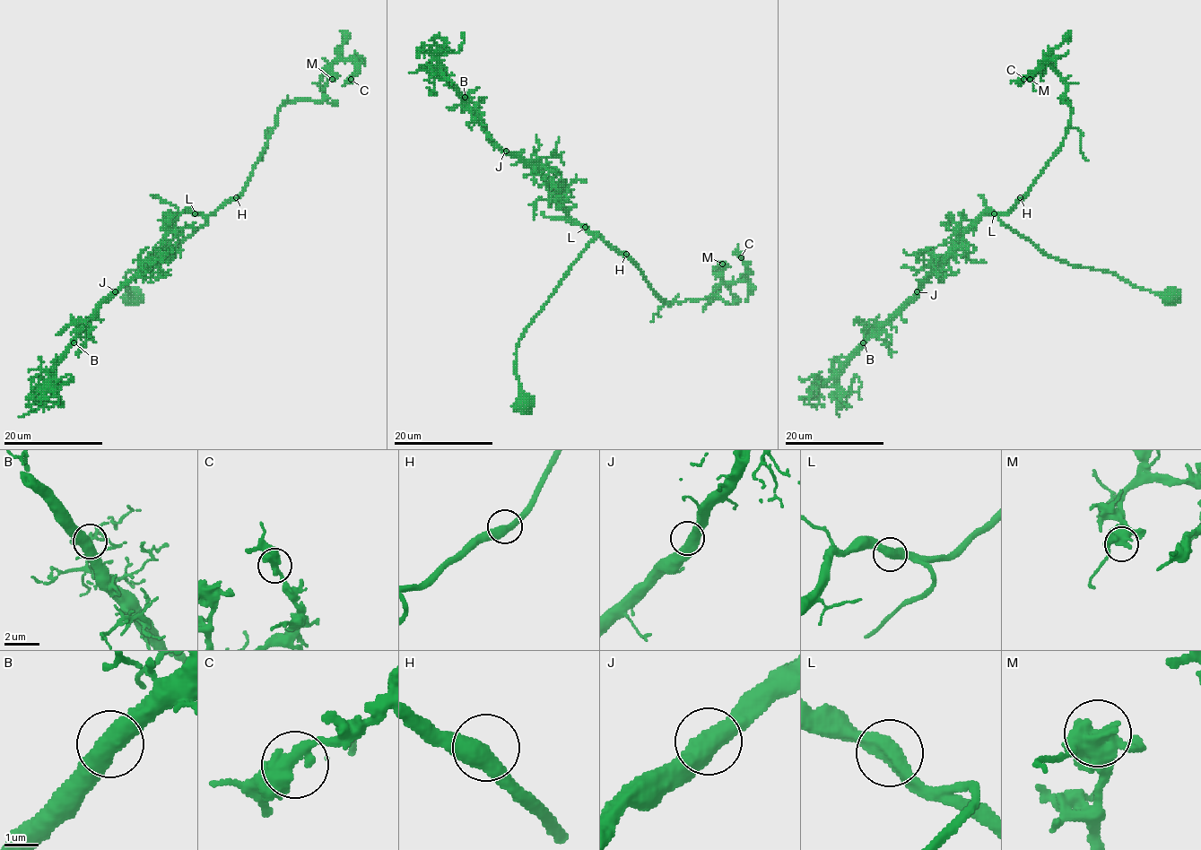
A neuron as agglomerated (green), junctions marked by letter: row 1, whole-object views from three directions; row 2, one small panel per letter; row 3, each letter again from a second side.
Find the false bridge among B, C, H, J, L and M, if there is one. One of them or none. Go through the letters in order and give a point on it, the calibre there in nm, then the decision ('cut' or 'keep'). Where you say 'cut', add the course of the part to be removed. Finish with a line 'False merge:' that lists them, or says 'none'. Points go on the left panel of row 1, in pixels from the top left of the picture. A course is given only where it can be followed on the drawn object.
B: at (73, 342); 500 nm thick; keep
C: at (351, 79); 480 nm thick; keep
H: at (236, 197); 480 nm thick; keep
J: at (115, 291); 550 nm thick; keep
L: at (195, 213); 480 nm thick; keep
M: at (332, 79); 440 nm thick; keep
False merge: none

